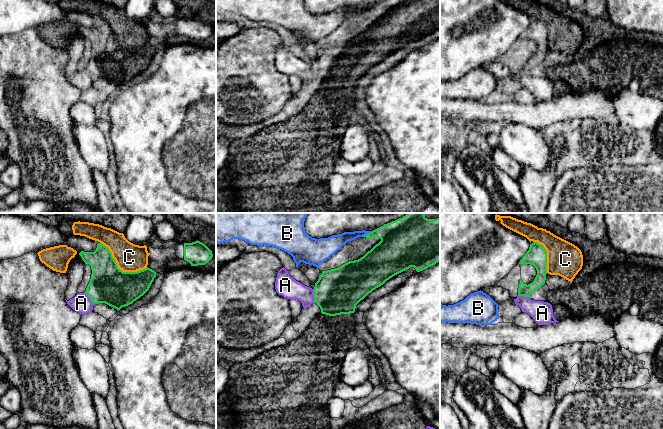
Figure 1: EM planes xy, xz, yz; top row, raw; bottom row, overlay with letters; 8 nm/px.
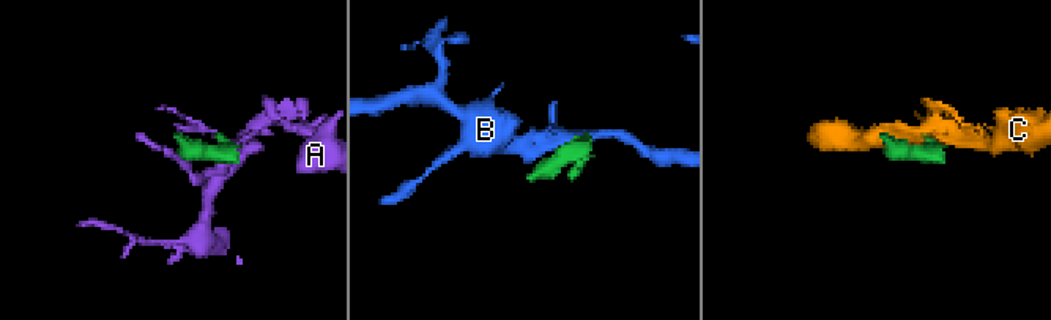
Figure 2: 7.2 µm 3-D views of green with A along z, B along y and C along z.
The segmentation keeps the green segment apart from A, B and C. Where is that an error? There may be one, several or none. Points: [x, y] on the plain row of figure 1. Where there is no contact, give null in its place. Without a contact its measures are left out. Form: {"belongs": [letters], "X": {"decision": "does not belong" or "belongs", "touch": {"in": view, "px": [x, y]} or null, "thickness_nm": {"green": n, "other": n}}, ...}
{"belongs": [], "A": {"decision": "does not belong", "touch": {"in": "xz", "px": [314, 72]}, "thickness_nm": {"green": 360, "other": 170}}, "B": {"decision": "does not belong", "touch": {"in": "xz", "px": [367, 10]}, "thickness_nm": {"green": 280, "other": 110}}, "C": {"decision": "does not belong", "touch": {"in": "xy", "px": [118, 44]}, "thickness_nm": {"green": 300, "other": 220}}}

